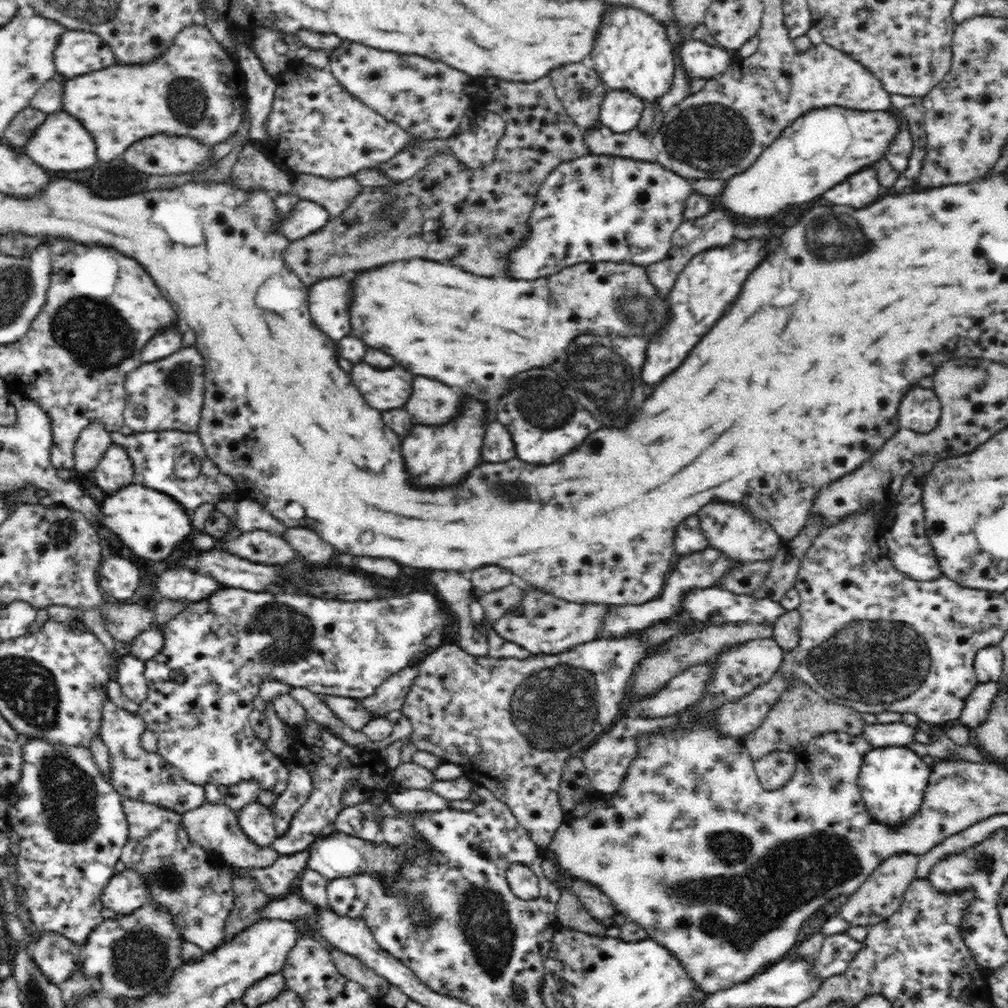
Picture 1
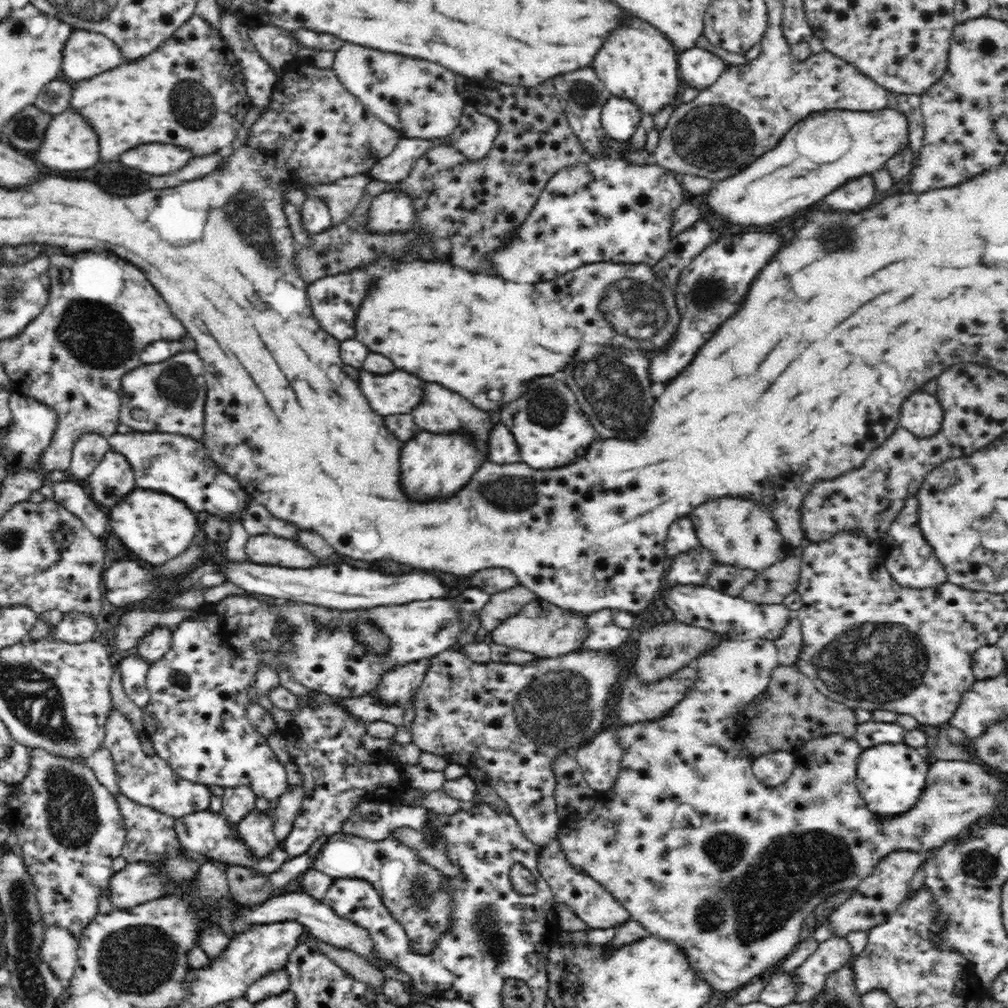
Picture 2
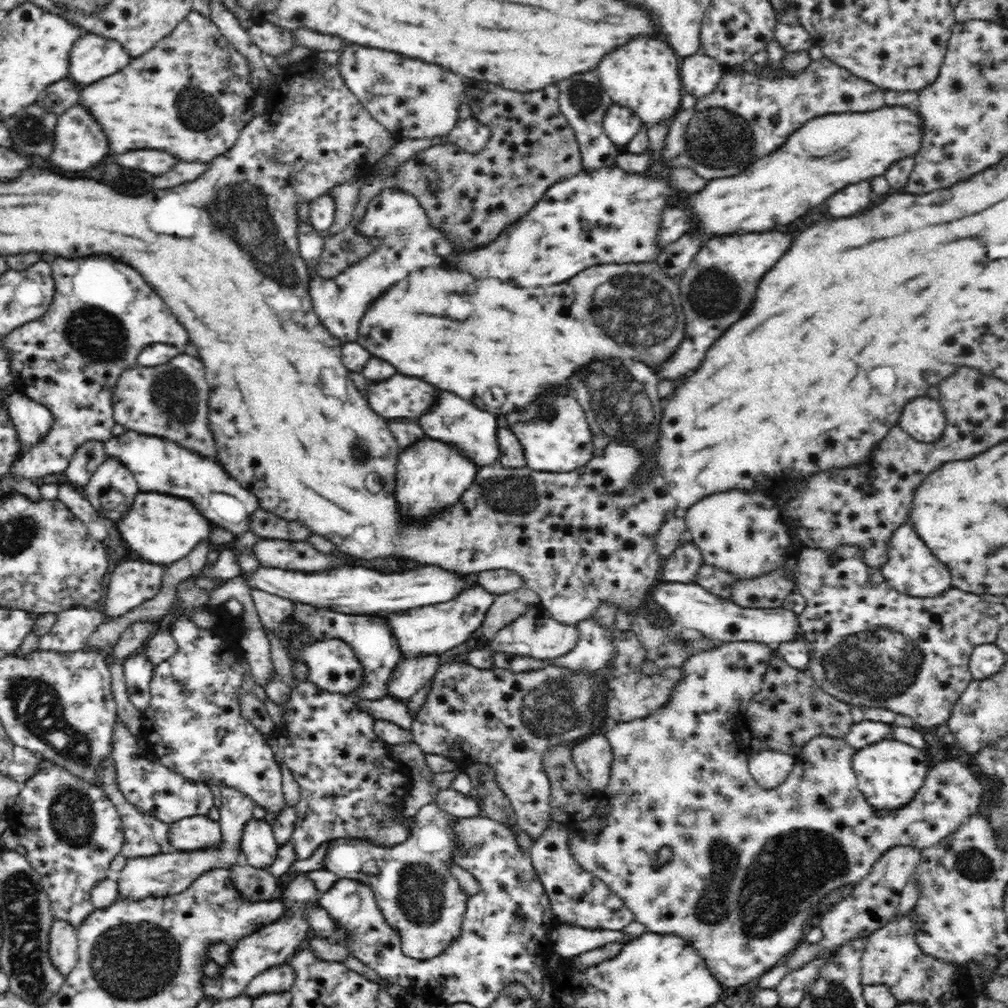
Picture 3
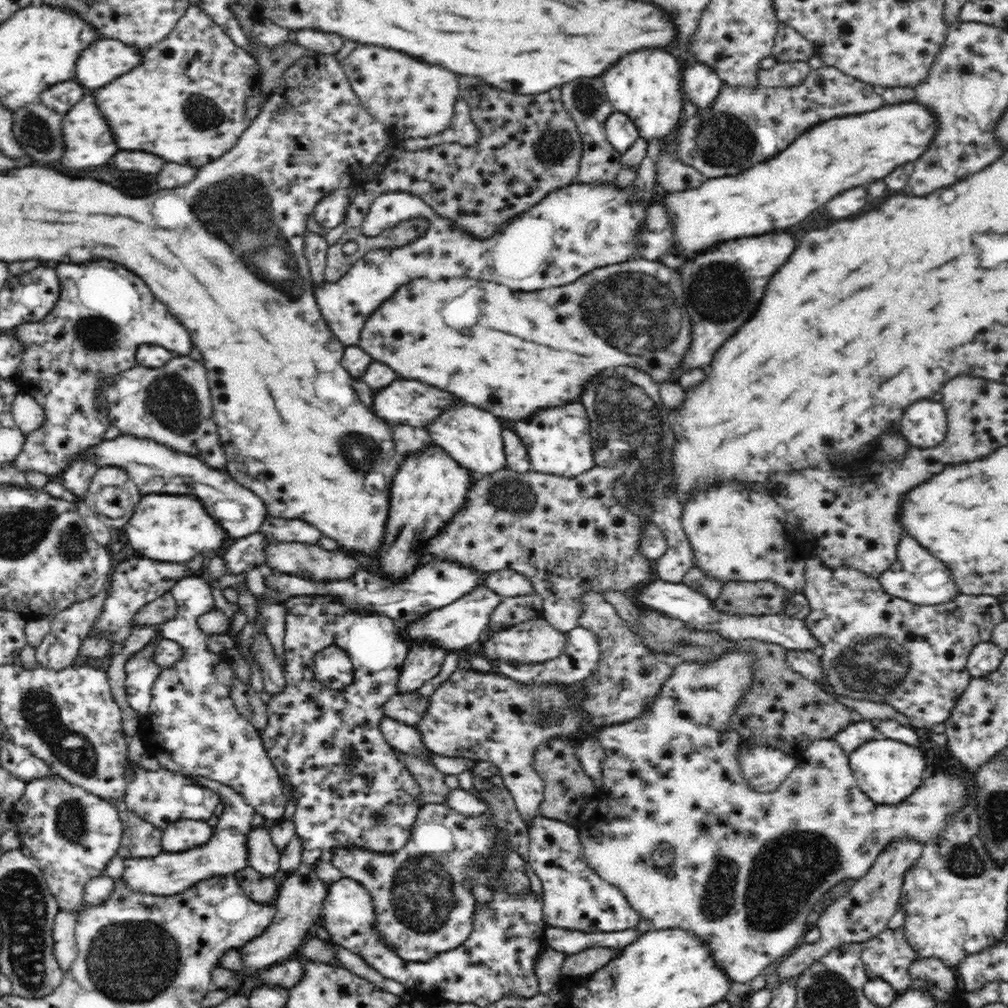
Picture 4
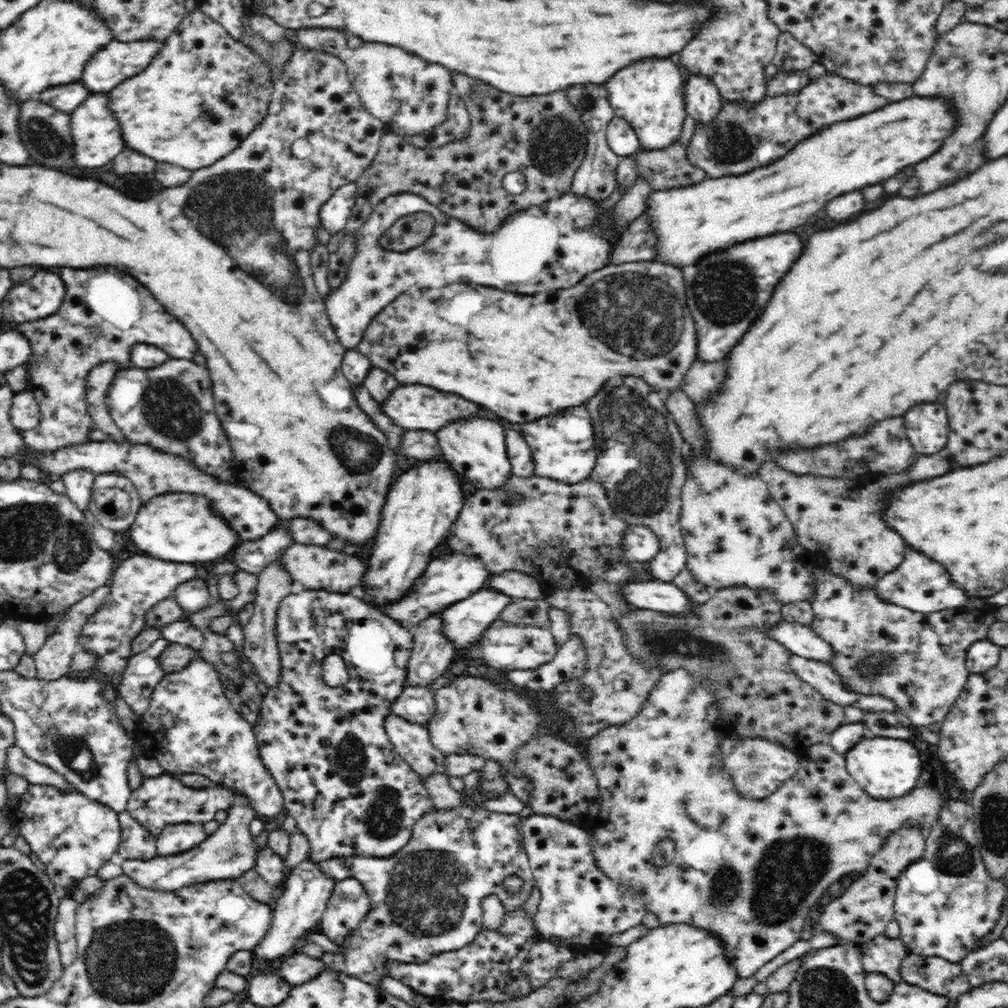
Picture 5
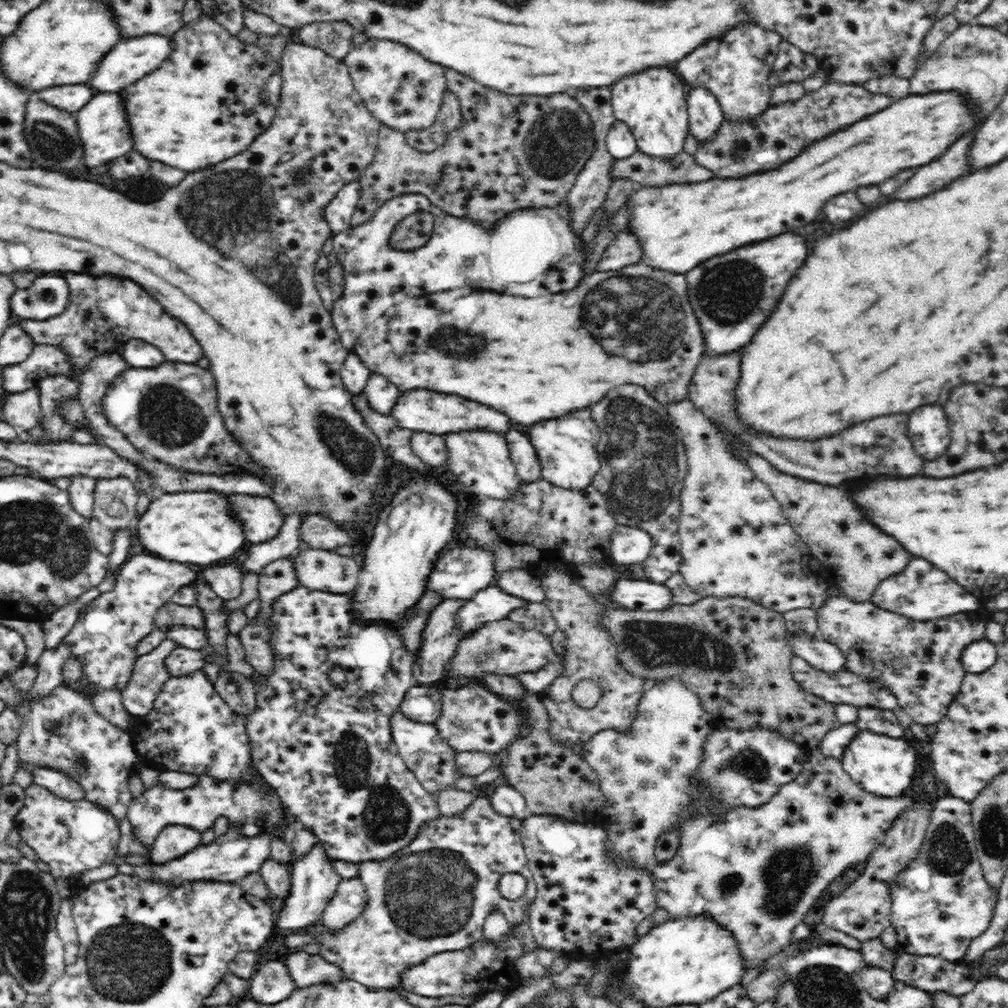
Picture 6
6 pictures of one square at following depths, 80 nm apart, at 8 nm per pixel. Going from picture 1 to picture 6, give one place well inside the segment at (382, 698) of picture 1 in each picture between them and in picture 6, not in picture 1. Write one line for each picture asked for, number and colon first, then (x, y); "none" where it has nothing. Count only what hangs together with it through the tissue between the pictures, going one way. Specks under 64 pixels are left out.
2: (396, 687)
3: (413, 673)
4: (424, 661)
5: (432, 654)
6: (440, 635)

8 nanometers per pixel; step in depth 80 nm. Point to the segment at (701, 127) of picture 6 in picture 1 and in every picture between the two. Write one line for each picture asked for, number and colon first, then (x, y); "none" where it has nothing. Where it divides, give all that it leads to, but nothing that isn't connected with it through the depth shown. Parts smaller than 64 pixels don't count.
1: (699, 60)
2: (698, 69)
3: (699, 73)
4: (701, 84)
5: (702, 100)

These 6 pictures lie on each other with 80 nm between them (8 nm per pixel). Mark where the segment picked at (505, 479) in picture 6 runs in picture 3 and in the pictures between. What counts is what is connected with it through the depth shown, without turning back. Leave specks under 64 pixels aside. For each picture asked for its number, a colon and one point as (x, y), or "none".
3: (454, 421)
4: (473, 438)
5: (475, 449)

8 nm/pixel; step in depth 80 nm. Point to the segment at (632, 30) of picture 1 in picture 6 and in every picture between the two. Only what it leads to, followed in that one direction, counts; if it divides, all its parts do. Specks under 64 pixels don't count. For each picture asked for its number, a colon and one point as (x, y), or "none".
2: (638, 63)
3: (644, 76)
4: (646, 86)
5: (650, 95)
6: (653, 104)

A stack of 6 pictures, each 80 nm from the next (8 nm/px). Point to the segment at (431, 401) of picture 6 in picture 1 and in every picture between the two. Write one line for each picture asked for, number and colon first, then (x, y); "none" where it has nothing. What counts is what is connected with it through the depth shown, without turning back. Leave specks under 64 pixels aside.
1: (385, 390)
2: (398, 393)
3: (399, 398)
4: (403, 402)
5: (418, 407)

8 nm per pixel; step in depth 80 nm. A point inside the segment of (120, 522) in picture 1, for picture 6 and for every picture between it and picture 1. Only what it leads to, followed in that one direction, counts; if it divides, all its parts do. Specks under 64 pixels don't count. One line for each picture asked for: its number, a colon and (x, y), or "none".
2: (156, 526)
3: (160, 528)
4: (173, 529)
5: (178, 527)
6: (190, 527)

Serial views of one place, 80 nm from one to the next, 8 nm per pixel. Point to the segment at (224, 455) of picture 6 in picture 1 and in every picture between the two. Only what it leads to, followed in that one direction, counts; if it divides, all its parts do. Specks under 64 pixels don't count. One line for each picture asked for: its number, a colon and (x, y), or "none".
1: (168, 394)
2: (168, 397)
3: (171, 401)
4: (172, 405)
5: (171, 407)

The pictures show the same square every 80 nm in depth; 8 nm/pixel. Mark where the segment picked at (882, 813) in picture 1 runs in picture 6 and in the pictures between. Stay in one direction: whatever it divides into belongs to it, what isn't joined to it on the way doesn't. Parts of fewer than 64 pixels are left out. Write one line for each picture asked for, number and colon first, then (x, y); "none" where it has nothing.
2: (890, 777)
3: (889, 773)
4: (888, 771)
5: (886, 768)
6: (884, 766)

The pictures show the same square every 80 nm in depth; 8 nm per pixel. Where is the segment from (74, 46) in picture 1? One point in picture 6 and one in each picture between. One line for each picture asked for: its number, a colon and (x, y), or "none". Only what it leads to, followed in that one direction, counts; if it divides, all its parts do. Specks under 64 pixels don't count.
2: (86, 54)
3: (93, 56)
4: (105, 59)
5: (118, 60)
6: (131, 59)

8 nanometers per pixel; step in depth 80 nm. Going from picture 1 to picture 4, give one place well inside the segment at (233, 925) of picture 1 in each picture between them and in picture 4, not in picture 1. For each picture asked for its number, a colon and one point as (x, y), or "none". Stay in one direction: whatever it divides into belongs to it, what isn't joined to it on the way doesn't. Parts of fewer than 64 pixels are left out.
2: (249, 887)
3: (256, 885)
4: (260, 889)

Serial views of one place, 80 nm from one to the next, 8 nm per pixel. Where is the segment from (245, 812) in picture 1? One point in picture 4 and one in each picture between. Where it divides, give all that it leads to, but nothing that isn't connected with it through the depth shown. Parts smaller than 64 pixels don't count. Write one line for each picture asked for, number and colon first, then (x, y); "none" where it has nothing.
2: (256, 829)
3: (258, 843)
4: (263, 856)

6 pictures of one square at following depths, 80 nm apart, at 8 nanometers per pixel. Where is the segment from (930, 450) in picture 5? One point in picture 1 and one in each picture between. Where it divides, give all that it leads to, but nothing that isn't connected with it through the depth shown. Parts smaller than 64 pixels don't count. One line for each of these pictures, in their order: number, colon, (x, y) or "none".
1: (920, 410)
2: (921, 413)
3: (923, 419)
4: (924, 424)

